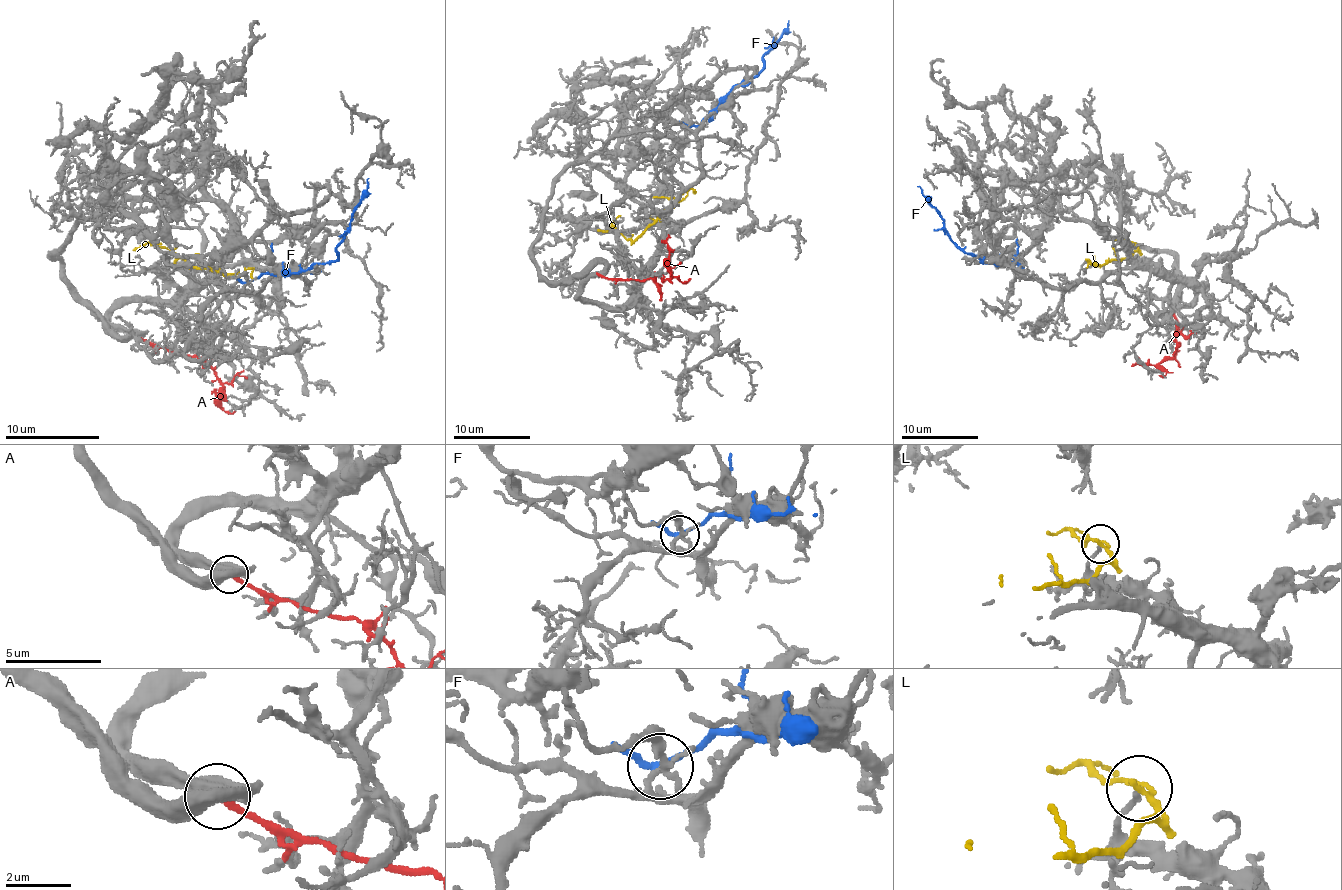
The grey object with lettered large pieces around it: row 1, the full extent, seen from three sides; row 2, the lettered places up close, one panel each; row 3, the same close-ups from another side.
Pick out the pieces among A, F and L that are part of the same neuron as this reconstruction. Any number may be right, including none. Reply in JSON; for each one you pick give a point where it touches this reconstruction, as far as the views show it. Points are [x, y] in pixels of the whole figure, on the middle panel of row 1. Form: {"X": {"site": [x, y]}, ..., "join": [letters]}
{"join": []}

